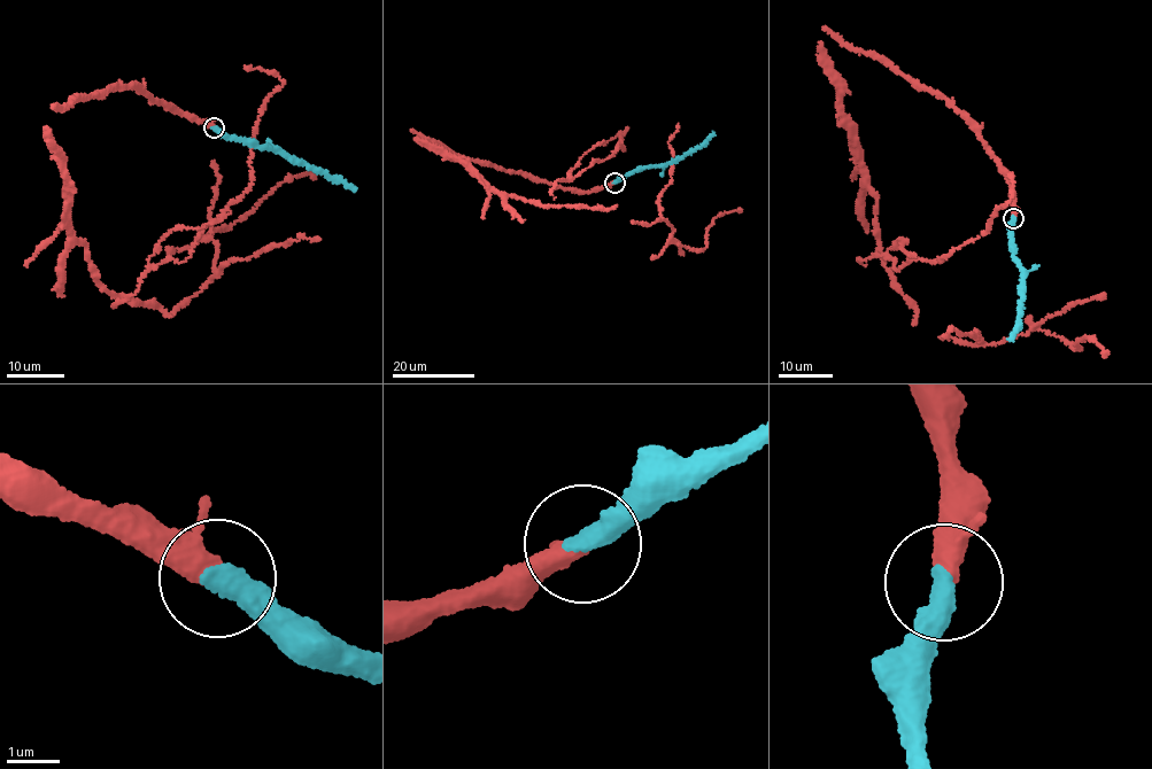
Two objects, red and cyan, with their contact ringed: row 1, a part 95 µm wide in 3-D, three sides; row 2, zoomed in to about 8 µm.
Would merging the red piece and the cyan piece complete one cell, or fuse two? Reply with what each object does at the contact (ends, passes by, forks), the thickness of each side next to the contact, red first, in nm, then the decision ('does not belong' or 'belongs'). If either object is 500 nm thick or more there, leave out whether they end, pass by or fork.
red passes by; cyan ends there; 340 nm thick on the red side, 440 nm on the other; belongs

